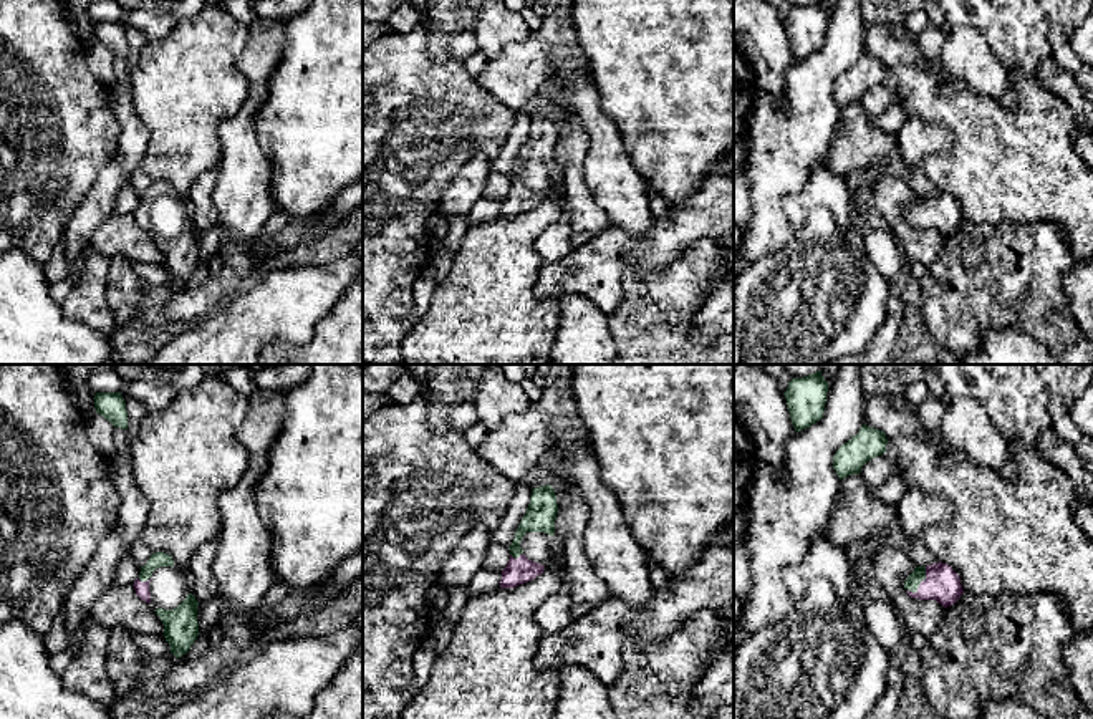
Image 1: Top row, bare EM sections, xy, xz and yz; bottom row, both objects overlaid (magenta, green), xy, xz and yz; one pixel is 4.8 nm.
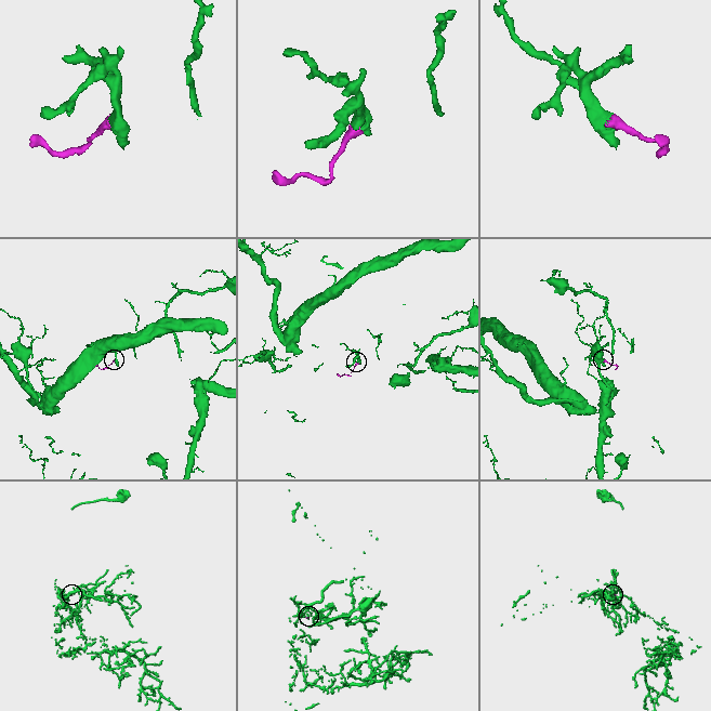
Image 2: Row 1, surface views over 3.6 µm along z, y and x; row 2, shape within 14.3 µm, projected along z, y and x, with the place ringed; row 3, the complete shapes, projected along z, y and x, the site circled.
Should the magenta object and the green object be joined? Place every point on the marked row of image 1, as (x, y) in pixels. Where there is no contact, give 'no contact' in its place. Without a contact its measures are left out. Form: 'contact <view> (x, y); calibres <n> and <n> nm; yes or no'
contact yz (921, 582); calibres 170 and 70 nm; yes

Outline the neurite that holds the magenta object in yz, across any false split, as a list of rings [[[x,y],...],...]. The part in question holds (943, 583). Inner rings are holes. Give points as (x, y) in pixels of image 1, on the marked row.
[[[942,562],[916,567],[904,588],[911,598],[936,600],[944,608],[954,605],[964,593],[959,575]]]

